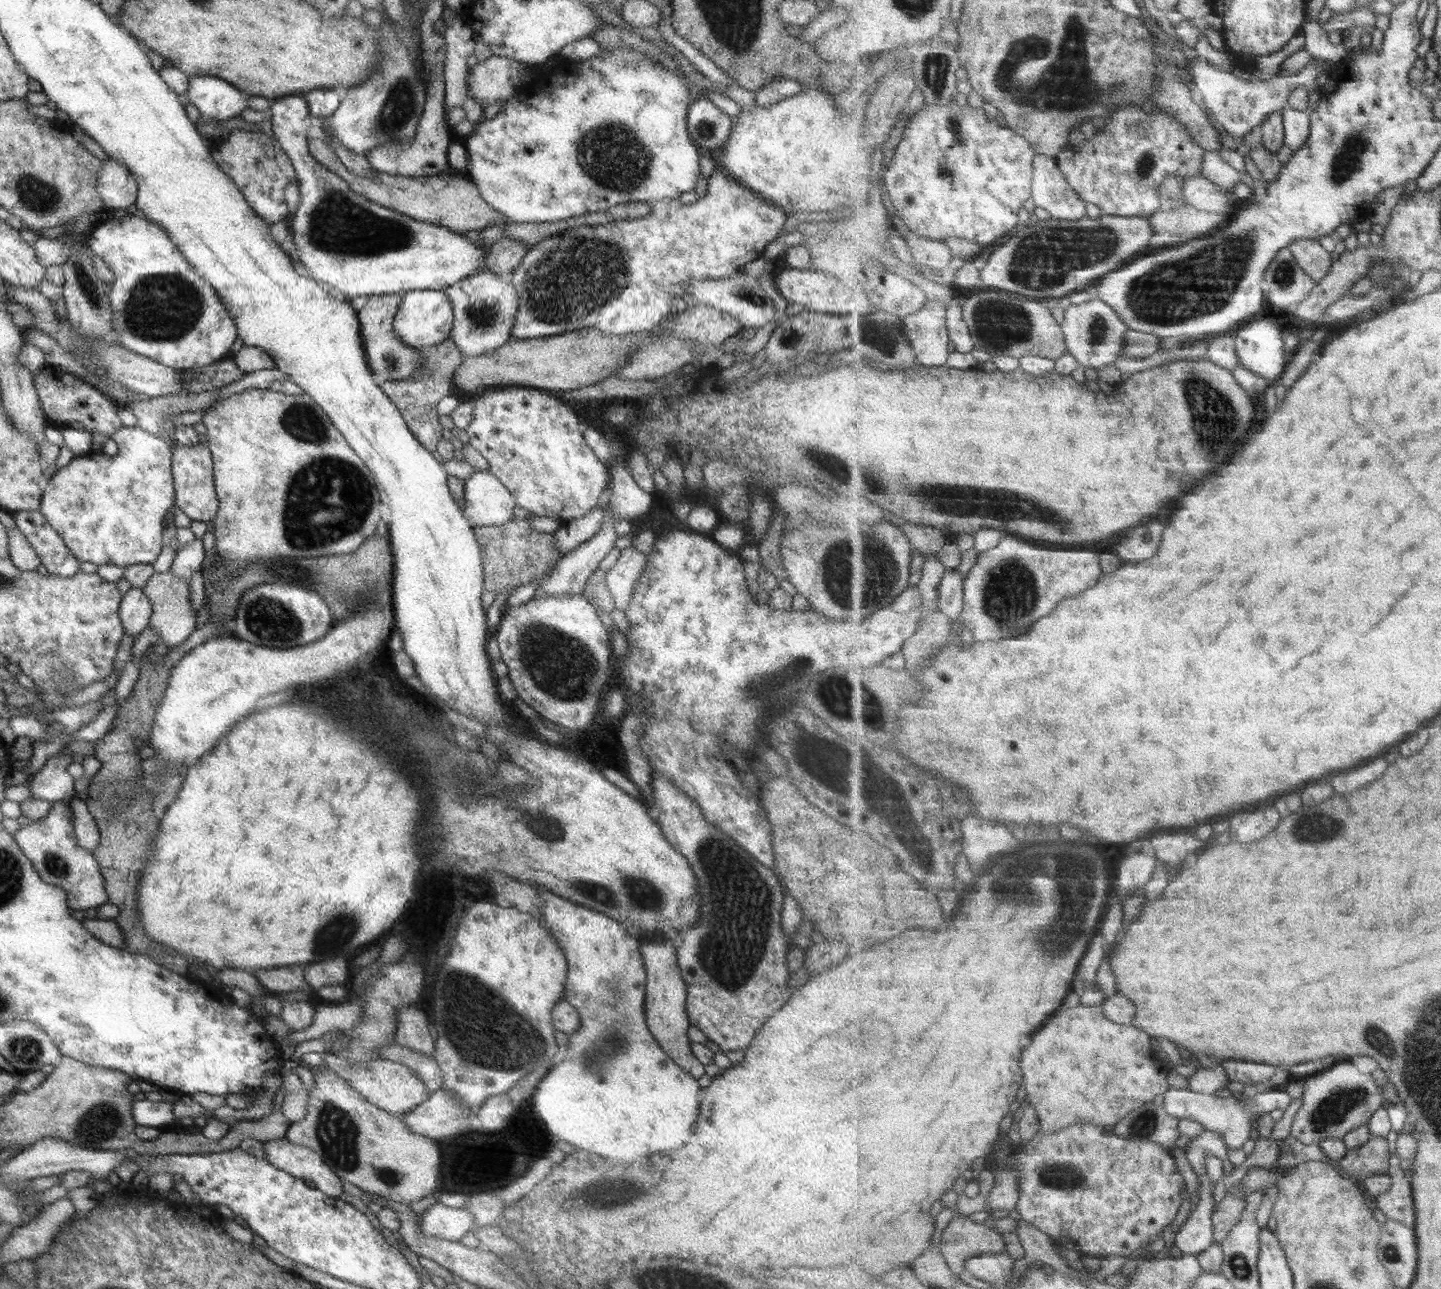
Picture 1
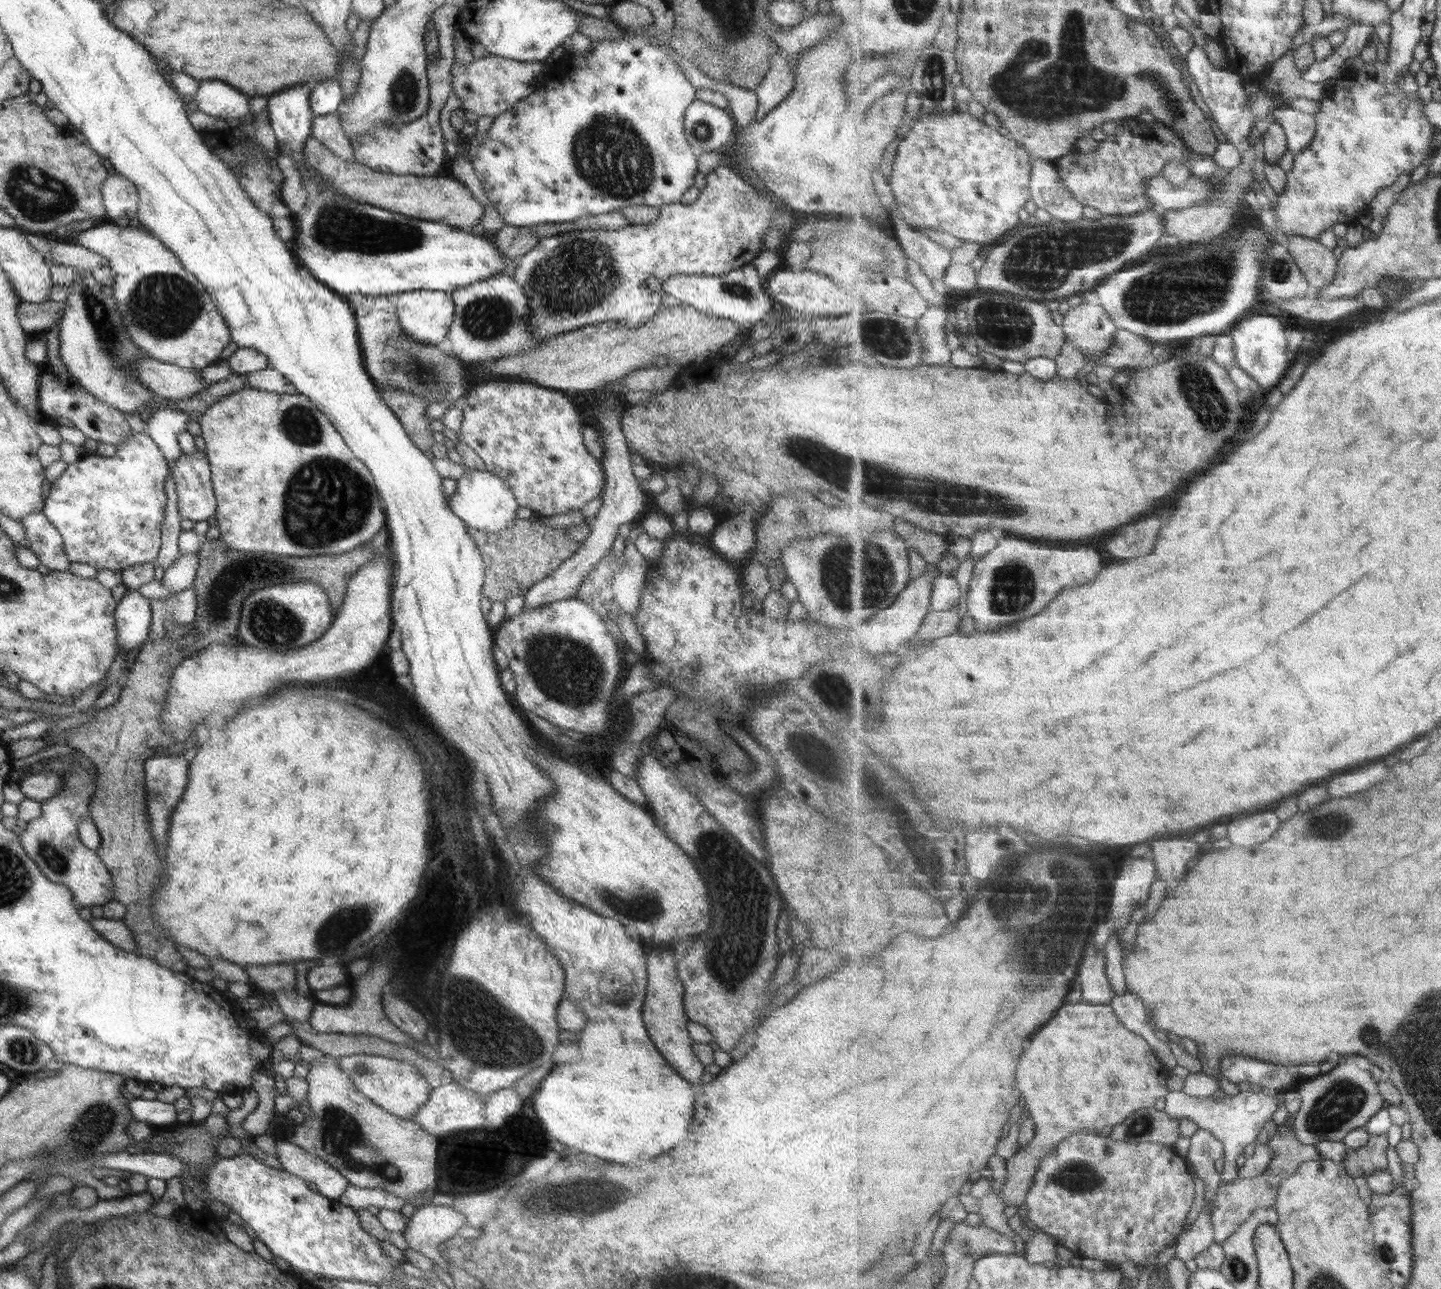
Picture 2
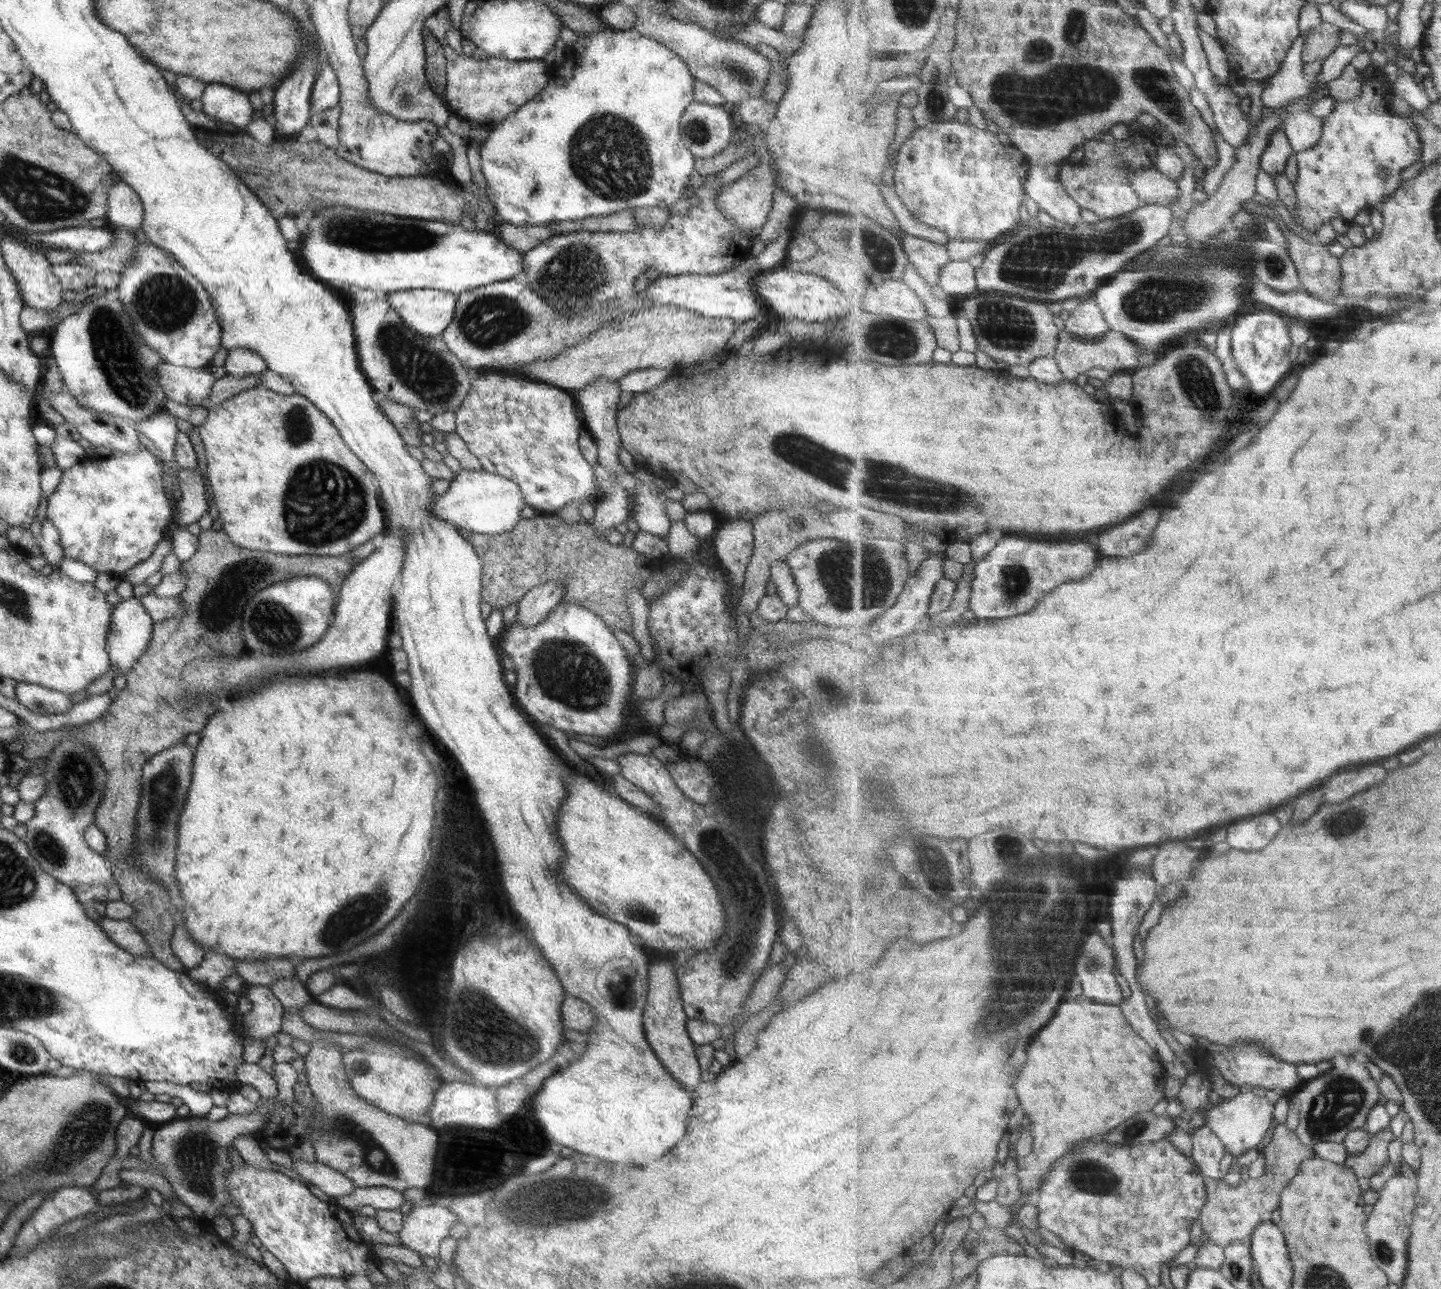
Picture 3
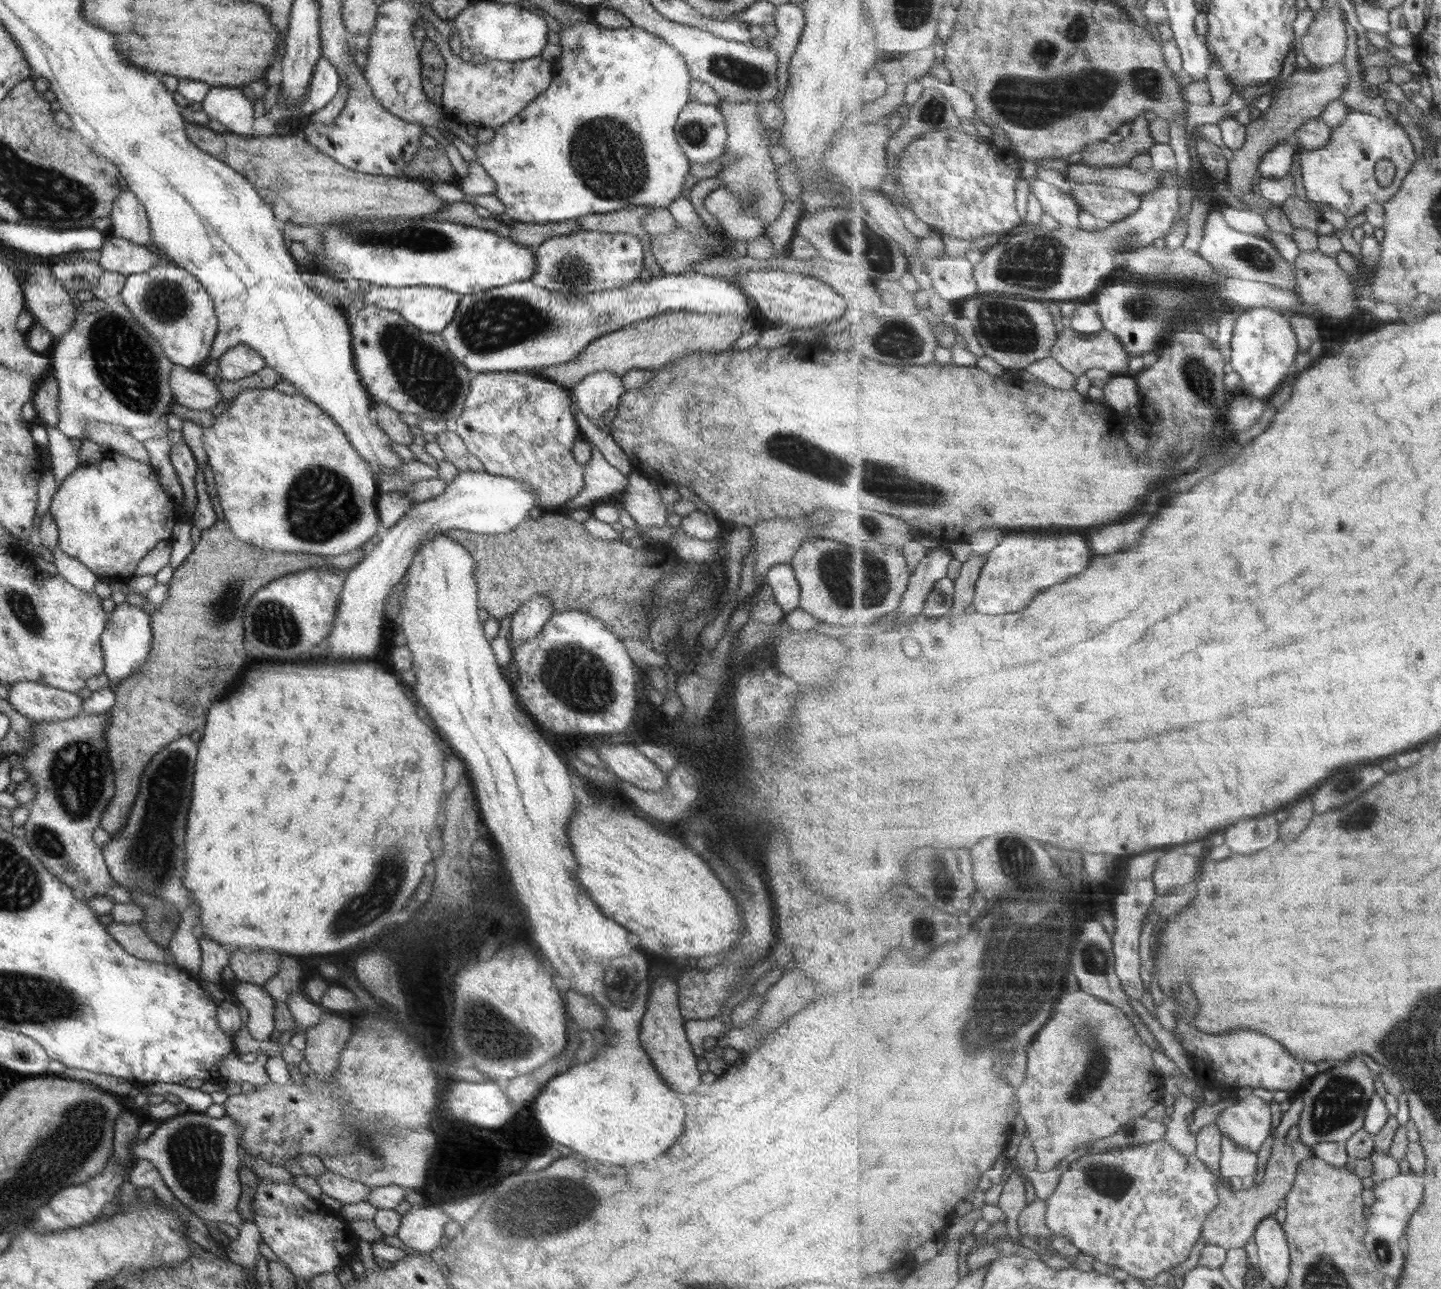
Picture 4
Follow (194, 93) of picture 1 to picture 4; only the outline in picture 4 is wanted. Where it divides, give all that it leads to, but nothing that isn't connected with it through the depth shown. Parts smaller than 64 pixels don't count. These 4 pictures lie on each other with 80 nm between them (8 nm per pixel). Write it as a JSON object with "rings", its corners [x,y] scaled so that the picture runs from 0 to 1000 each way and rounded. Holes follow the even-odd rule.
{"rings":[[[146,67],[144,69],[142,76],[139,78],[139,84],[144,89],[144,93],[151,93],[151,95],[155,97],[158,103],[169,106],[176,106],[176,95],[177,92],[176,81],[167,72],[167,68]]]}

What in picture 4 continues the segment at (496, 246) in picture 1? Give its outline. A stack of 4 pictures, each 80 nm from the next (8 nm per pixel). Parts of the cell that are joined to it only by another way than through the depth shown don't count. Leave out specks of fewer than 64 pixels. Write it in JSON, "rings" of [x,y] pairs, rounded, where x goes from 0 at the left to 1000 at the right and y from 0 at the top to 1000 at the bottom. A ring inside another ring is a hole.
{"rings":[[[398,170],[380,174],[357,172],[355,175],[353,185],[370,195],[373,190],[380,185],[395,183],[402,178],[402,176],[399,177]]]}

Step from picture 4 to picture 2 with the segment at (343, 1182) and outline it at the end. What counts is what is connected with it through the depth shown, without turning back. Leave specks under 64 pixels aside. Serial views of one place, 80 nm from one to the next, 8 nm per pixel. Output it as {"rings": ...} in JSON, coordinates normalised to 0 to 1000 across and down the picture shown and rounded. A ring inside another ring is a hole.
{"rings":[[[200,884],[192,885],[191,892],[191,898],[195,901],[196,908],[219,919],[223,928],[233,930],[242,919],[242,916],[225,900],[212,894]]]}

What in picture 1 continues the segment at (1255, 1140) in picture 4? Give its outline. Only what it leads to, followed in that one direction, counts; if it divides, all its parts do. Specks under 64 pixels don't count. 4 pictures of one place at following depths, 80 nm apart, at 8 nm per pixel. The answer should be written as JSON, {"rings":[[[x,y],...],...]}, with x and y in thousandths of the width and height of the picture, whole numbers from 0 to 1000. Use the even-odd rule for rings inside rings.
{"rings":[[[812,844],[806,849],[806,859],[812,866],[819,868],[826,868],[832,870],[838,877],[845,878],[851,886],[853,891],[861,891],[863,888],[868,883],[868,872],[872,870],[873,863],[883,863],[892,861],[896,856],[896,850],[892,846],[879,846],[872,848],[870,852],[854,849],[852,851],[846,851],[835,847],[827,847],[824,845]]]}

